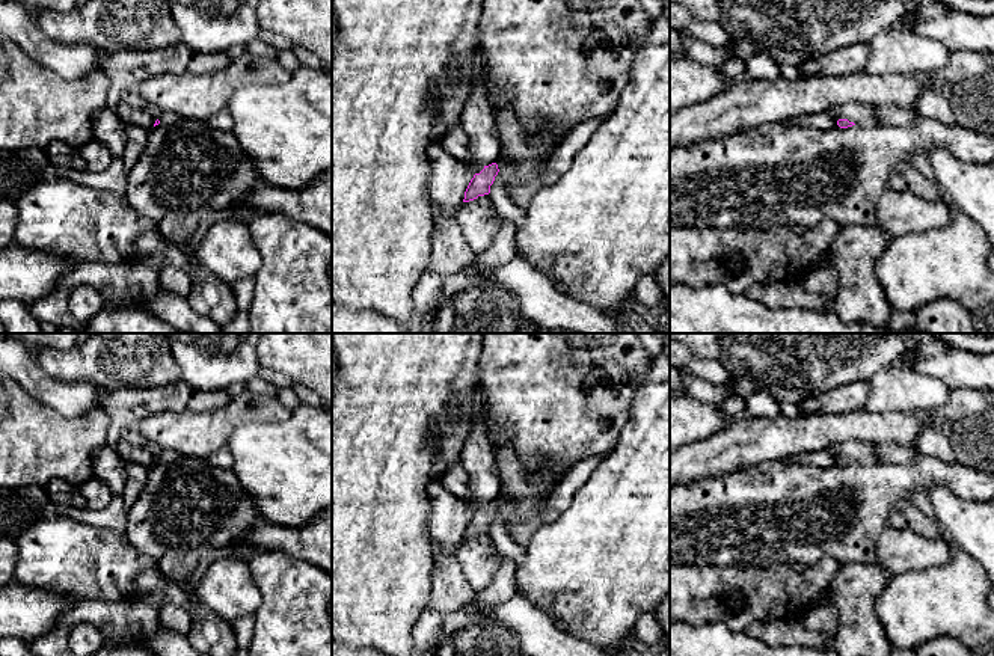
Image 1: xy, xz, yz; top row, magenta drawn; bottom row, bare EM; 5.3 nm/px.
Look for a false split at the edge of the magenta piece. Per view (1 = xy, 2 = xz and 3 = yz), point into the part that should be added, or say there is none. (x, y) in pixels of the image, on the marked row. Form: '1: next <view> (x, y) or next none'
1: next none
2: next none
3: next none

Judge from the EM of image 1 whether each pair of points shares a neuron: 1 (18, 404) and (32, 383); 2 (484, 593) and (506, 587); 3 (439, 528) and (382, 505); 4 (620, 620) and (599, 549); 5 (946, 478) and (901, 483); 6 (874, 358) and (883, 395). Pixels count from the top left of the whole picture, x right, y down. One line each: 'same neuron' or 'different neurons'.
1: different neurons
2: same neuron
3: different neurons
4: same neuron
5: same neuron
6: different neurons

